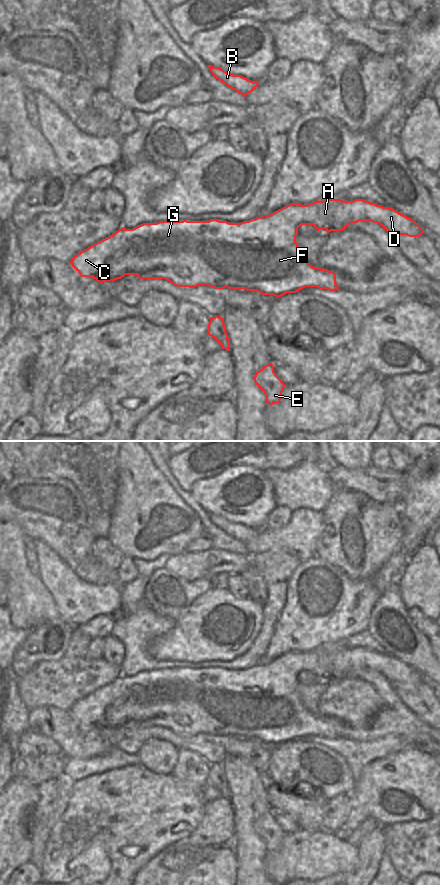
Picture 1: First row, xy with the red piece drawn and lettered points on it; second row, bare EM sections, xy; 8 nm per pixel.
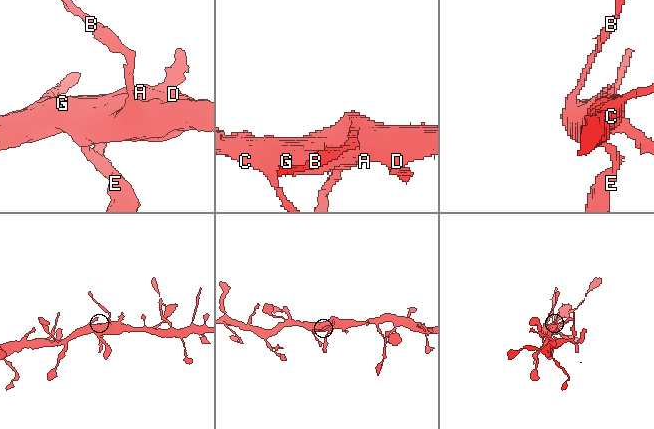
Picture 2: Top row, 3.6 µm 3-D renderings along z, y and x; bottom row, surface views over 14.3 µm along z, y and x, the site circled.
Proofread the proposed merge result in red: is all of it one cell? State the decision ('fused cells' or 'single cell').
single cell

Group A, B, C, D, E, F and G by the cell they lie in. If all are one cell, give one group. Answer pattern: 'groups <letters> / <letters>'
groups A B C D E F G

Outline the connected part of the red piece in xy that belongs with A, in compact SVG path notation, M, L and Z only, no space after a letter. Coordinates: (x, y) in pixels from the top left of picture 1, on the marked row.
M325 199L307 205L291 203L269 215L262 215L241 223L229 223L211 219L209 221L159 221L143 223L133 229L121 228L109 237L91 245L75 255L70 264L81 277L93 277L99 283L115 281L125 275L137 275L139 279L165 279L177 287L197 287L207 285L215 289L245 289L257 291L262 295L281 297L287 293L296 293L305 287L317 287L335 291L336 274L327 269L313 267L303 256L297 242L298 228L301 225L313 225L317 231L325 229L343 231L351 223L371 221L381 225L388 234L419 237L424 233L422 227L413 219L399 213L391 207L383 207L363 199L343 201Z

